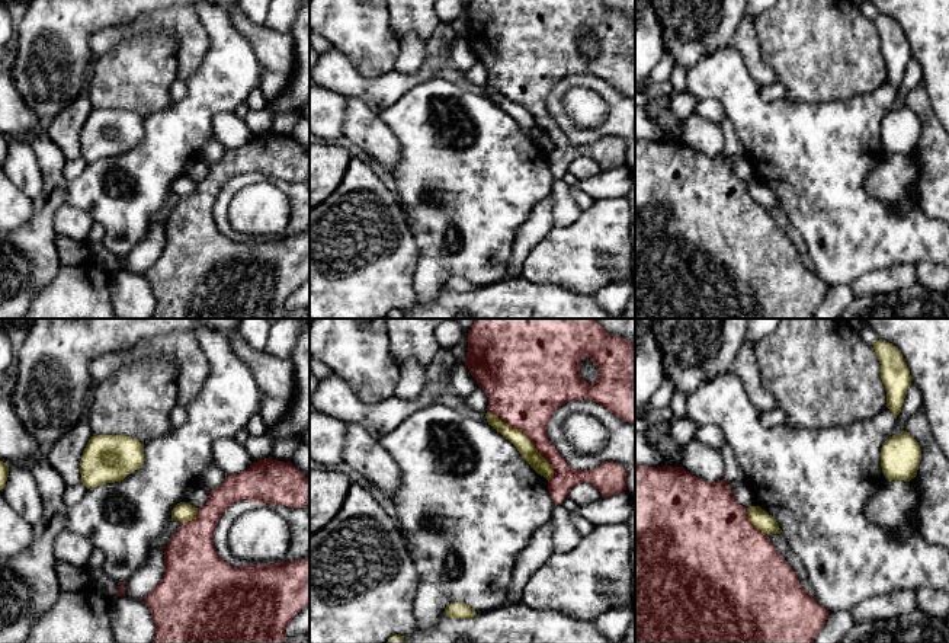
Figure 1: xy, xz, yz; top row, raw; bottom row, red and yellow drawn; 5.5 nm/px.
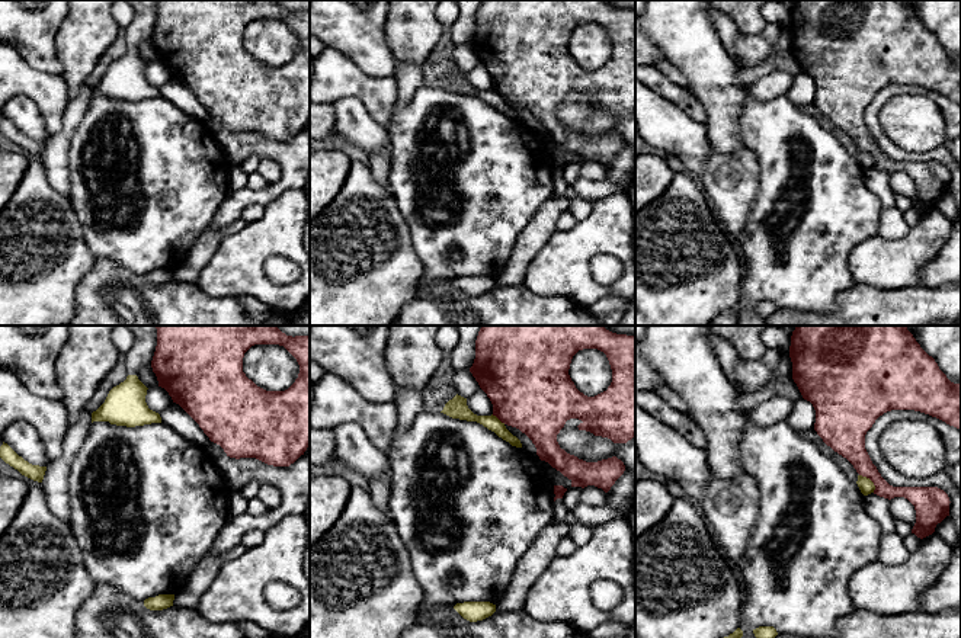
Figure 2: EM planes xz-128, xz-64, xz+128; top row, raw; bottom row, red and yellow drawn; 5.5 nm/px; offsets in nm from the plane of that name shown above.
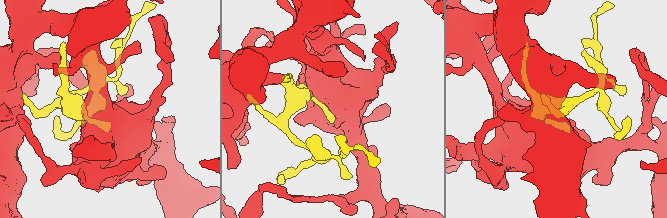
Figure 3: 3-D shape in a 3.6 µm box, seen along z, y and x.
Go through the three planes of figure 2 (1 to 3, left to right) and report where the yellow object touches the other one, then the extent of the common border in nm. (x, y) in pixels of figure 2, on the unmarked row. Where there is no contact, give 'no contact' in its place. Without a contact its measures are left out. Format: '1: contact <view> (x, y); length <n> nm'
1: no contact
2: contact xz-64 (499, 93); length 90 nm
3: contact xz+128 (871, 154); length 130 nm

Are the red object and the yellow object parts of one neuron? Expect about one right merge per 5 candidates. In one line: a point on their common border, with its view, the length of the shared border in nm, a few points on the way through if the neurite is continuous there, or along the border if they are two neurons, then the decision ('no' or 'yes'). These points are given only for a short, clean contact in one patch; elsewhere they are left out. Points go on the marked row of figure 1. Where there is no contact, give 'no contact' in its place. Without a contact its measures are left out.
meets red in xz at (529, 438); contact 500 nm long; no

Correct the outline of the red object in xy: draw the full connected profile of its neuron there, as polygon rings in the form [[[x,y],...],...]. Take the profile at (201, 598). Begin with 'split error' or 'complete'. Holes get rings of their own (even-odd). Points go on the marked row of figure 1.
complete; [[[272,457],[254,461],[238,474],[225,476],[222,484],[209,492],[208,500],[198,508],[196,518],[180,522],[164,550],[163,579],[142,599],[156,624],[151,643],[285,643],[285,630],[295,615],[310,604],[310,556],[296,562],[275,564],[244,564],[234,567],[224,562],[215,546],[214,531],[221,515],[235,502],[275,503],[304,508],[310,503],[310,479],[291,461]]]

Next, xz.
complete; [[[475,319],[468,330],[468,352],[465,365],[477,386],[487,394],[487,412],[509,426],[522,431],[538,452],[551,464],[554,476],[548,482],[552,500],[561,503],[578,483],[599,489],[602,498],[626,490],[625,468],[606,461],[590,470],[573,470],[546,436],[546,425],[554,412],[571,400],[593,400],[605,406],[619,419],[635,423],[635,345],[623,338],[607,333],[596,319]],[[589,358],[599,368],[594,383],[586,383],[580,375],[581,359]]]

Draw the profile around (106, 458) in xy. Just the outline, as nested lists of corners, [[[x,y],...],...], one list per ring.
[[[93,435],[81,455],[81,483],[90,489],[124,480],[144,466],[144,444],[126,435]]]

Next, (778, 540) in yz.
[[[767,534],[770,543],[776,548],[776,551],[791,564],[791,567],[796,572],[801,586],[808,592],[814,594],[812,586],[808,580],[808,575],[801,560],[791,551],[788,541],[782,534]]]

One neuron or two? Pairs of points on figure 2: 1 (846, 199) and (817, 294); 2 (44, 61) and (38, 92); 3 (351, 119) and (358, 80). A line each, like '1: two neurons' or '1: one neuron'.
1: one neuron
2: two neurons
3: two neurons

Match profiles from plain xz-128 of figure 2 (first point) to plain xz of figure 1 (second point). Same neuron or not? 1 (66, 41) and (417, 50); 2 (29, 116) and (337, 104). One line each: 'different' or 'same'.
1: different
2: different

